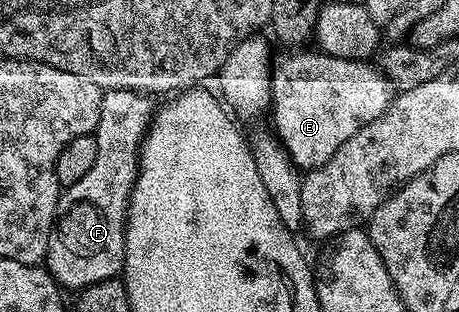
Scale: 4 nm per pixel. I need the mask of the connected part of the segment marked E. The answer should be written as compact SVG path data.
M289 49L281 55L272 60L271 63L271 111L273 109L273 127L276 138L279 140L282 147L285 148L285 154L292 160L294 168L312 169L321 167L326 161L331 158L335 152L340 149L344 143L351 138L356 131L363 129L363 125L367 125L371 121L375 121L375 117L379 117L393 102L395 98L395 88L389 82L389 78L381 74L376 66L372 67L372 62L362 61L359 59L344 59L343 57L331 57L330 55L322 53L320 50L312 49L313 51L305 51L309 49Z

